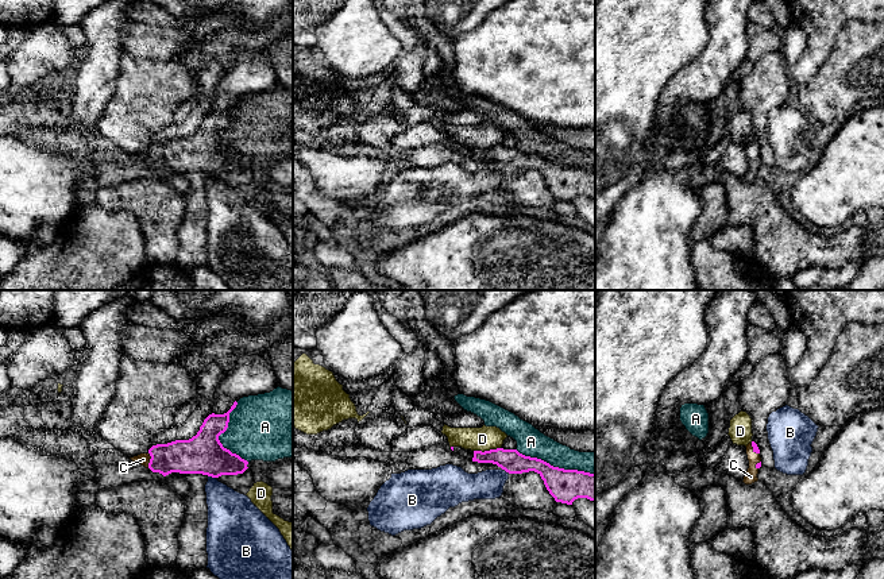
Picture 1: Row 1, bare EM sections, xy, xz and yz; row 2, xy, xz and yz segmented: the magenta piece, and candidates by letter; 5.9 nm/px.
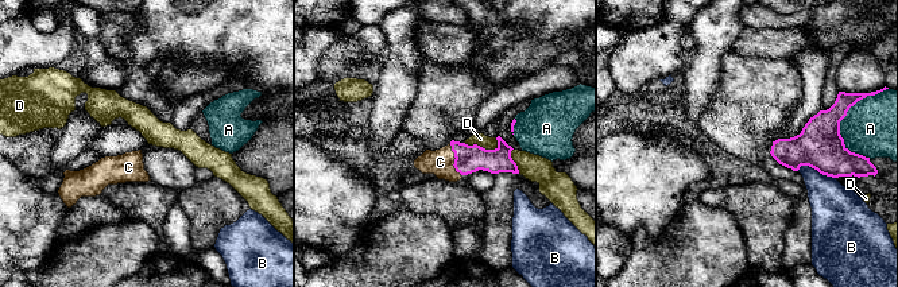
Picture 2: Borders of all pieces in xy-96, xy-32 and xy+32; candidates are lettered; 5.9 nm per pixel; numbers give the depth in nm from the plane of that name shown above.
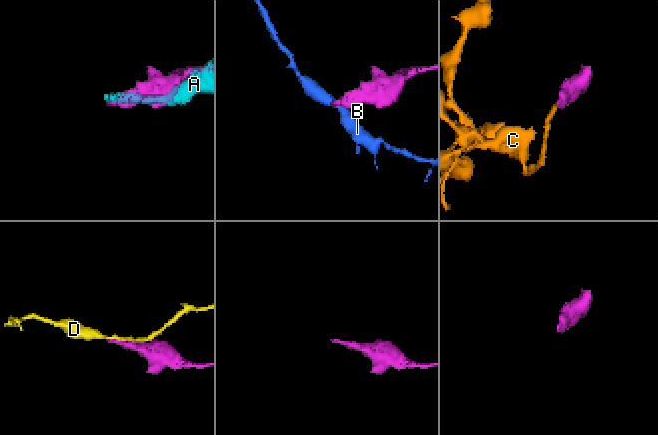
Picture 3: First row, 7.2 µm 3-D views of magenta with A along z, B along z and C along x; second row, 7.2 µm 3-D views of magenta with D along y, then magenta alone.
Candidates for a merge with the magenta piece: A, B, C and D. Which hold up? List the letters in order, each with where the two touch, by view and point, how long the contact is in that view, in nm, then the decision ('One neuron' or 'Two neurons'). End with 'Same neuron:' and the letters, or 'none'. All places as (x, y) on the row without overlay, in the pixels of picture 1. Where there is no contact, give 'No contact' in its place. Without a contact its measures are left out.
A: Touches magenta at xz (555, 165). Shared border 500 nm. Two neurons
B: Touches magenta at xy (212, 174). Shared border 50 nm. Two neurons
C: Touches magenta at xy (150, 158). Shared border 100 nm. One neuron
D: Touches magenta at xz (486, 149). Shared border 160 nm. Two neurons
Same neuron: C

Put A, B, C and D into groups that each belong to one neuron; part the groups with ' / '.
A / B / C / D

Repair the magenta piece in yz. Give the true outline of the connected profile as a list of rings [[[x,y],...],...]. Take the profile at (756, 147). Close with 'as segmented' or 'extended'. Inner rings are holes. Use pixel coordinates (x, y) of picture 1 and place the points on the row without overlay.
[[[754,139],[746,143],[746,153],[749,158],[749,166],[742,180],[745,182],[752,182],[758,178],[757,171],[758,171],[758,166],[761,165],[760,147]]] | extended

